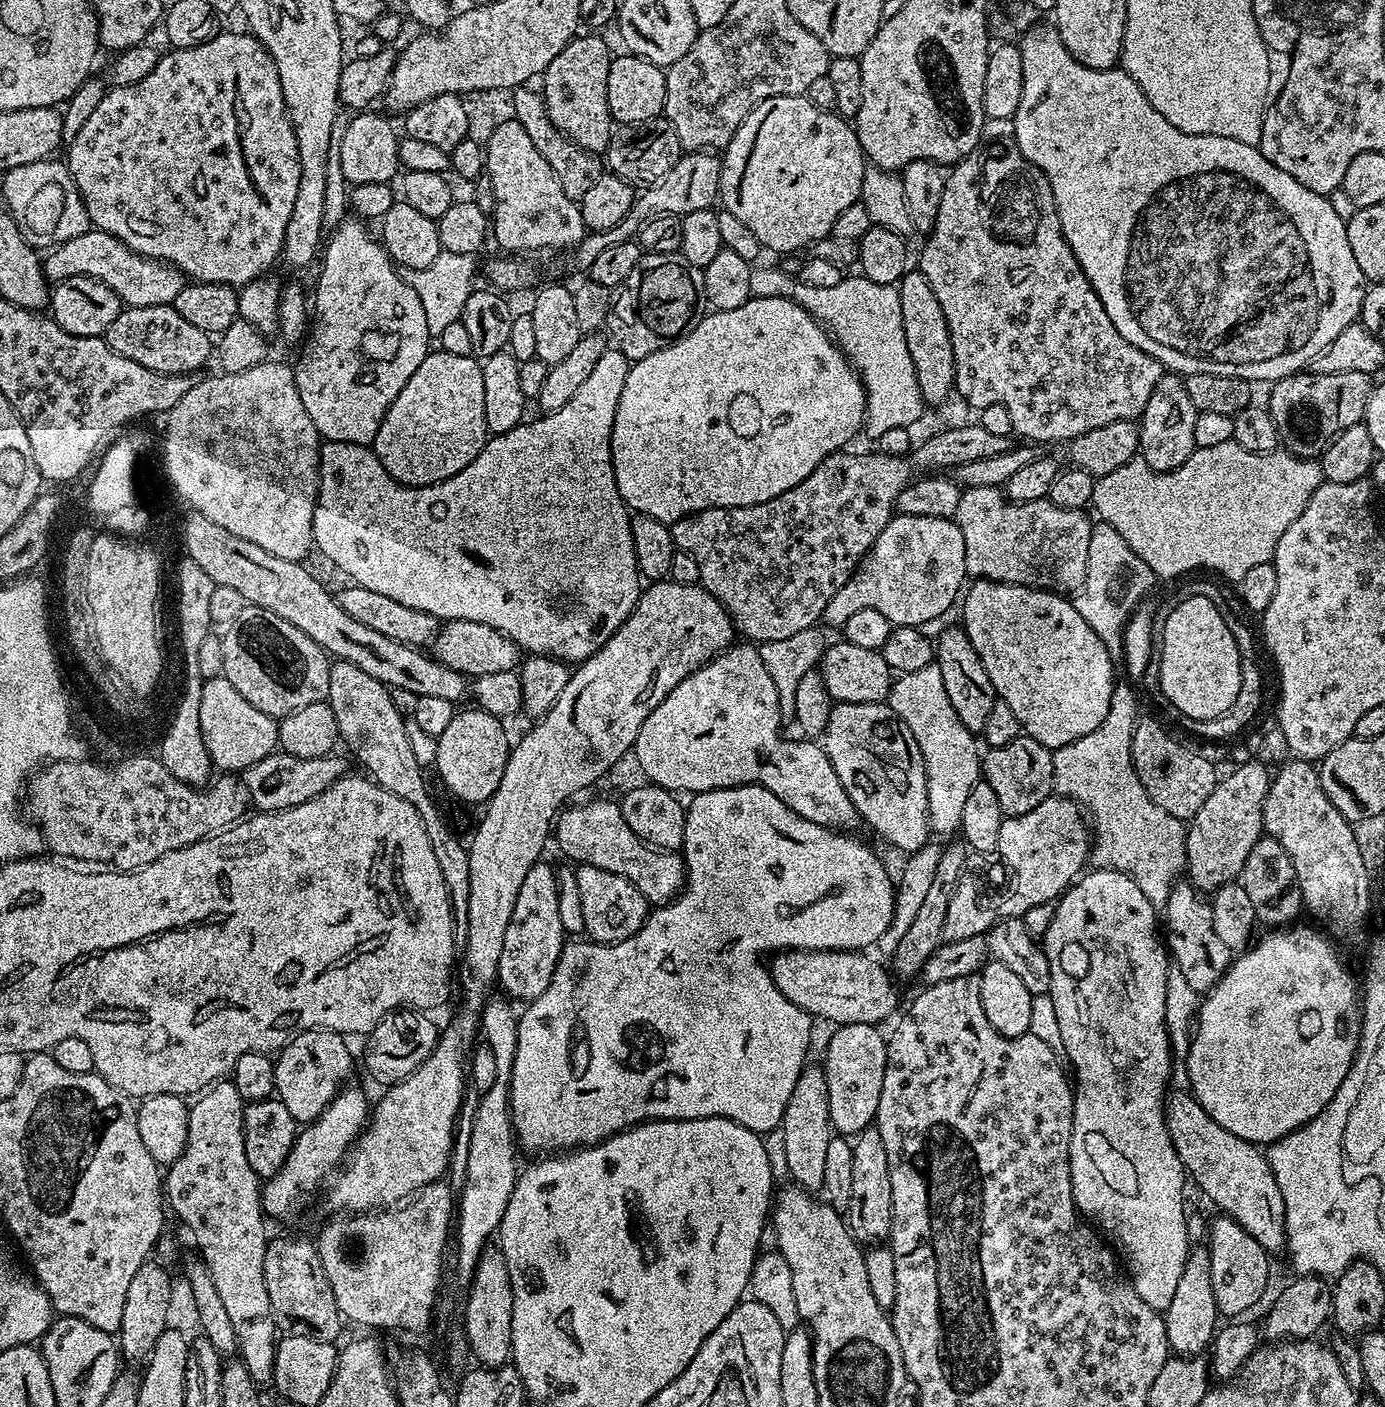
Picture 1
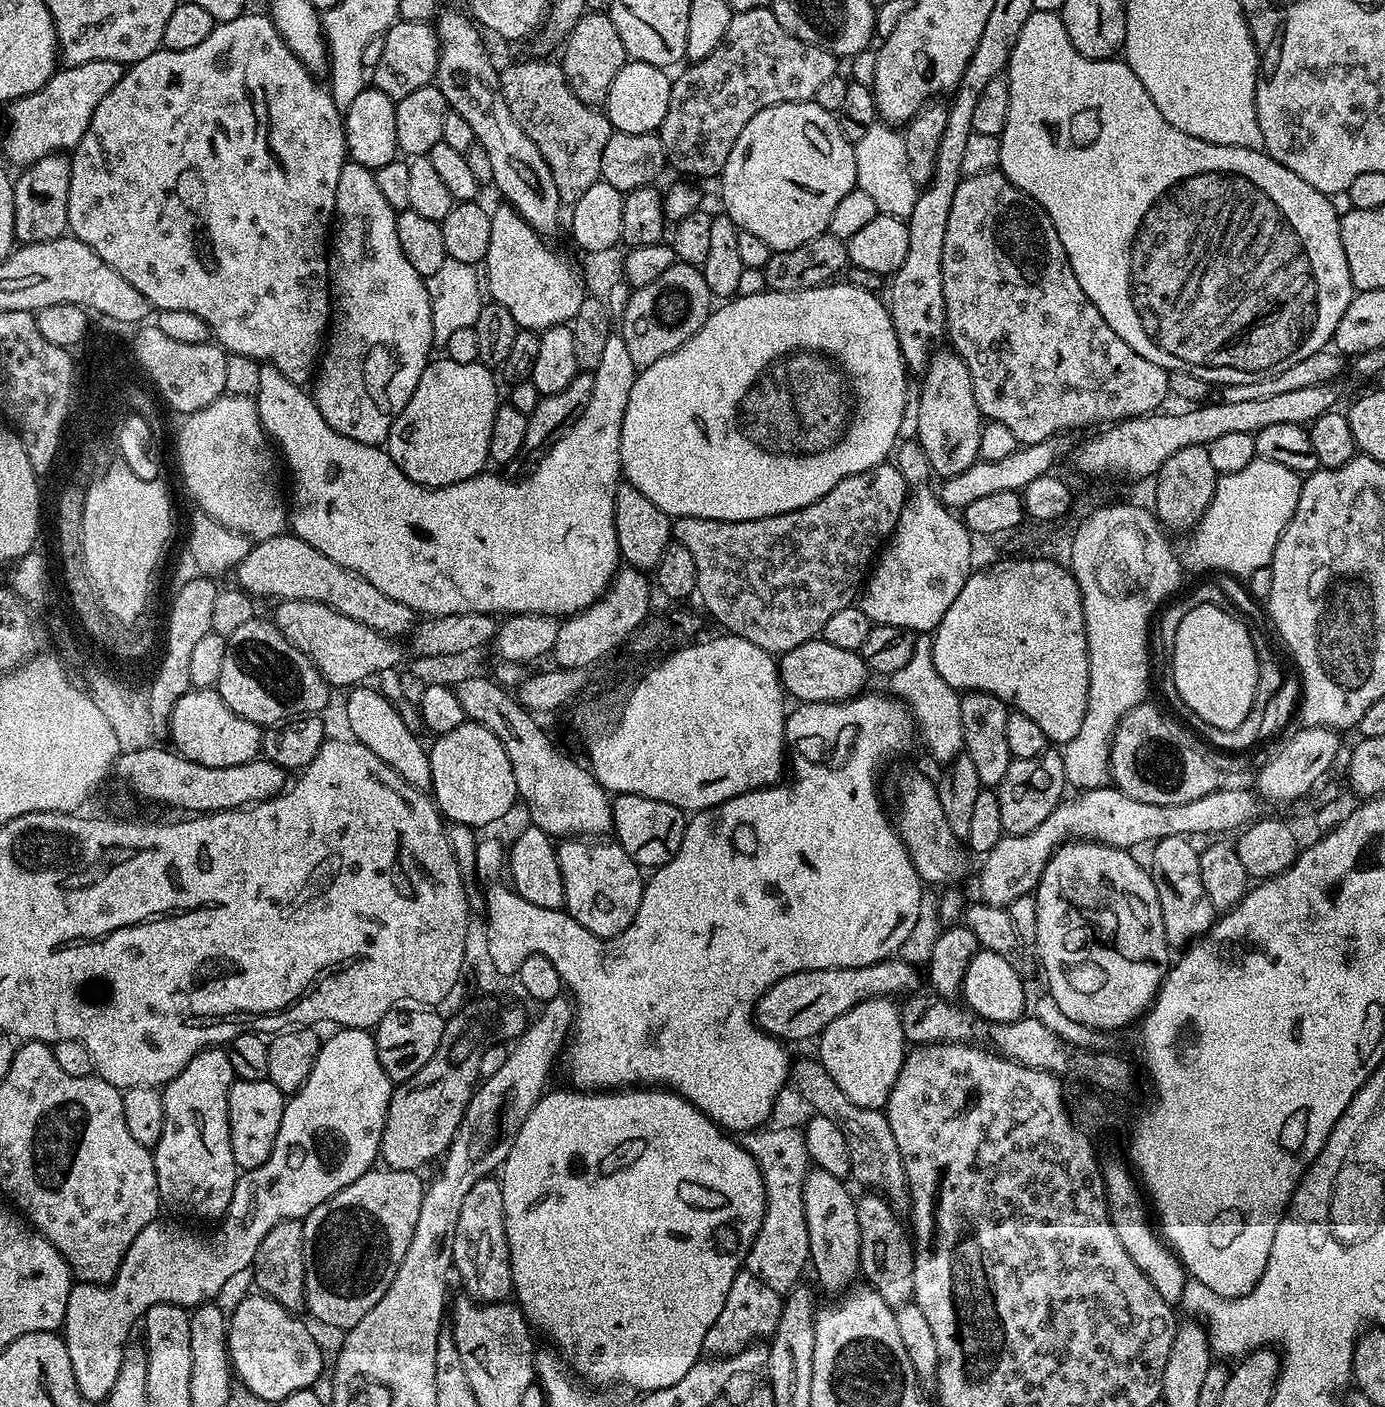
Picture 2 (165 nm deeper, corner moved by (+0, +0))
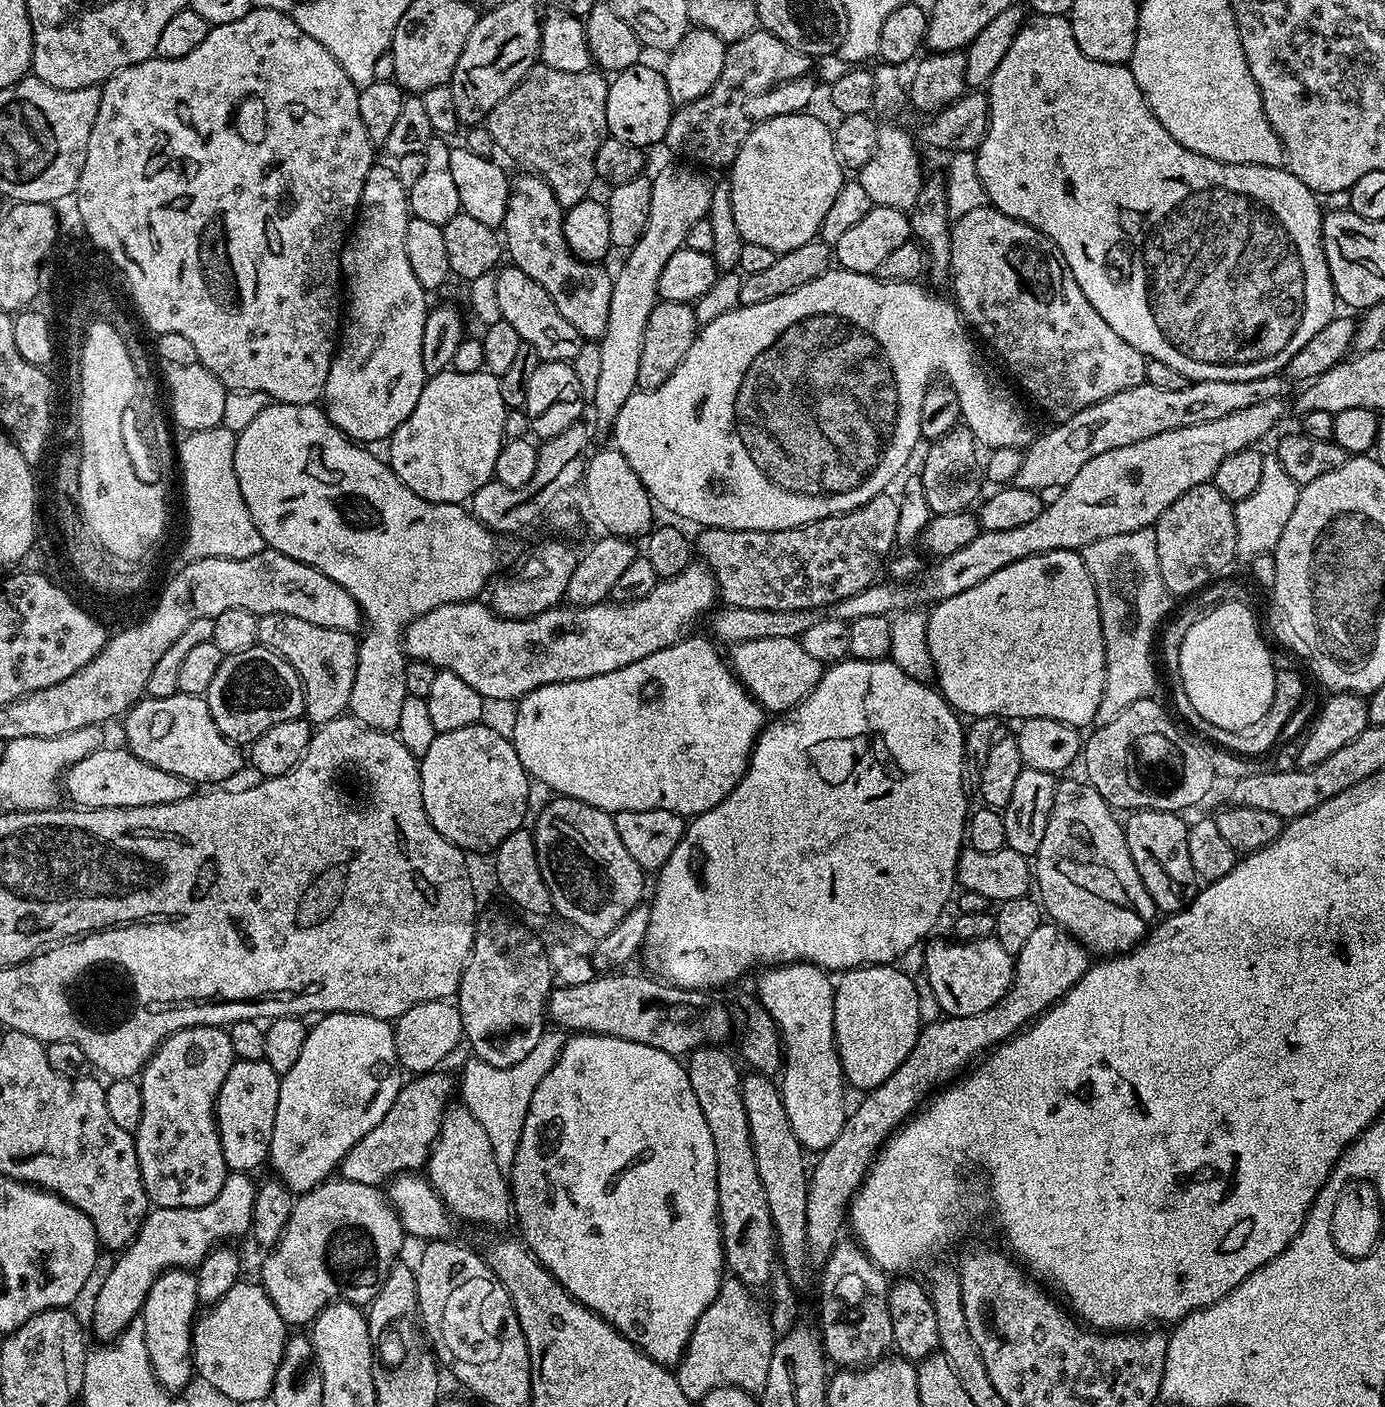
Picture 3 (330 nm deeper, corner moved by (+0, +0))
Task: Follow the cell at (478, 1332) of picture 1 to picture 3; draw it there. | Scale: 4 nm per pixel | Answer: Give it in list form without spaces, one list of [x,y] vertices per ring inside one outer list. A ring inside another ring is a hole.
[[[452,1106],[445,1112],[440,1133],[428,1156],[426,1179],[457,1221],[481,1224],[484,1228],[500,1228],[507,1220],[509,1223],[509,1181],[498,1162],[494,1162],[494,1150],[490,1150],[490,1138],[486,1138],[486,1130],[482,1130],[478,1118],[474,1118],[468,1108]]]

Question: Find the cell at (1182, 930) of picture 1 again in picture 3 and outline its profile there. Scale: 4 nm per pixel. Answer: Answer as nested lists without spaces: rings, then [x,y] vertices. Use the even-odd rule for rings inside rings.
[[[1142,808],[1131,813],[1122,827],[1126,846],[1130,850],[1130,858],[1134,858],[1134,866],[1161,913],[1181,912],[1198,891],[1198,877],[1194,870],[1194,862],[1190,862],[1190,846],[1188,845],[1189,821],[1178,812]]]

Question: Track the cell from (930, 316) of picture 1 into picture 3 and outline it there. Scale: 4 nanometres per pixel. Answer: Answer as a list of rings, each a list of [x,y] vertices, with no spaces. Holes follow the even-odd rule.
[[[957,426],[951,428],[942,438],[931,441],[927,447],[928,453],[924,456],[924,469],[919,469],[918,475],[921,478],[930,512],[941,516],[969,511],[973,507],[971,504],[975,505],[981,495],[982,456],[976,453],[976,448],[978,449],[976,437],[967,426]]]

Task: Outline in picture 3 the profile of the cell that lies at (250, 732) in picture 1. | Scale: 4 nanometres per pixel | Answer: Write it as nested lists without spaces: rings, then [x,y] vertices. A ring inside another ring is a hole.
[[[181,692],[170,698],[141,698],[128,709],[123,717],[124,740],[128,751],[133,752],[142,762],[150,762],[150,766],[158,766],[158,770],[166,770],[176,774],[178,778],[186,778],[196,786],[220,786],[223,780],[228,780],[243,764],[246,764],[239,747],[228,740],[214,726],[214,718],[210,718],[208,702],[202,696],[187,696]]]

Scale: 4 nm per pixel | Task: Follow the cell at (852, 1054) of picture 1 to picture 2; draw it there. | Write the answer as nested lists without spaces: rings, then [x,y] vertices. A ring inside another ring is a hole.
[[[891,999],[867,1000],[846,1010],[846,1014],[834,1018],[834,1022],[830,1022],[830,1026],[826,1026],[826,1030],[820,1033],[818,1043],[820,1043],[818,1059],[821,1066],[826,1070],[826,1074],[830,1074],[830,1078],[834,1078],[834,1082],[838,1082],[842,1094],[846,1094],[846,1098],[850,1098],[854,1106],[883,1109],[887,1105],[890,1090],[902,1070],[906,1055],[900,1009]]]

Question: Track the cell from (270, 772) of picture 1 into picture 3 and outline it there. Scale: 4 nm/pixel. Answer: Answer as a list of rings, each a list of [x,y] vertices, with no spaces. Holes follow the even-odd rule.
[[[127,747],[95,748],[86,758],[74,762],[62,777],[62,792],[65,797],[73,800],[75,807],[80,810],[134,810],[138,806],[162,806],[170,802],[182,802],[182,798],[194,795],[194,785],[186,778],[178,778],[176,774],[169,774],[166,770],[158,770],[158,766],[150,766],[150,762],[142,762]]]

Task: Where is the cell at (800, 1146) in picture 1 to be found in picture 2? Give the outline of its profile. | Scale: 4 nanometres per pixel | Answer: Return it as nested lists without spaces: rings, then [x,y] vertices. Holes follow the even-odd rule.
[[[815,1166],[809,1167],[802,1182],[802,1206],[805,1207],[806,1230],[809,1231],[810,1268],[816,1271],[820,1284],[828,1294],[840,1294],[853,1287],[861,1275],[860,1270],[860,1242],[858,1228],[857,1197],[848,1193],[845,1181],[834,1174],[826,1174],[826,1170]]]

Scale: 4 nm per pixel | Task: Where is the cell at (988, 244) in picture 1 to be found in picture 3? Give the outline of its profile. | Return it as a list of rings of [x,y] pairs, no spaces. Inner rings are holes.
[[[985,206],[978,210],[970,210],[970,214],[962,214],[962,218],[954,221],[952,226],[952,249],[950,250],[950,285],[952,284],[951,295],[954,303],[964,318],[964,323],[981,341],[985,340],[990,347],[996,351],[996,356],[1008,367],[1008,372],[1020,383],[1020,388],[1045,412],[1048,416],[1053,416],[1053,421],[1069,420],[1078,410],[1086,410],[1086,406],[1094,406],[1094,402],[1102,402],[1110,398],[1110,394],[1122,394],[1122,390],[1130,390],[1134,386],[1145,383],[1146,358],[1126,338],[1118,338],[1114,330],[1110,330],[1110,325],[1106,323],[1106,318],[1090,306],[1086,294],[1082,294],[1082,286],[1074,278],[1074,274],[1066,266],[1062,254],[1056,248],[1055,242],[1046,234],[1039,232],[1034,226],[1022,222],[1018,218],[1010,218],[1002,214],[998,209]]]

